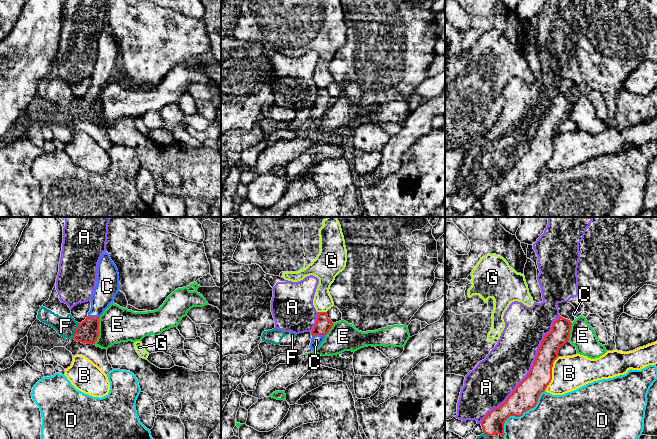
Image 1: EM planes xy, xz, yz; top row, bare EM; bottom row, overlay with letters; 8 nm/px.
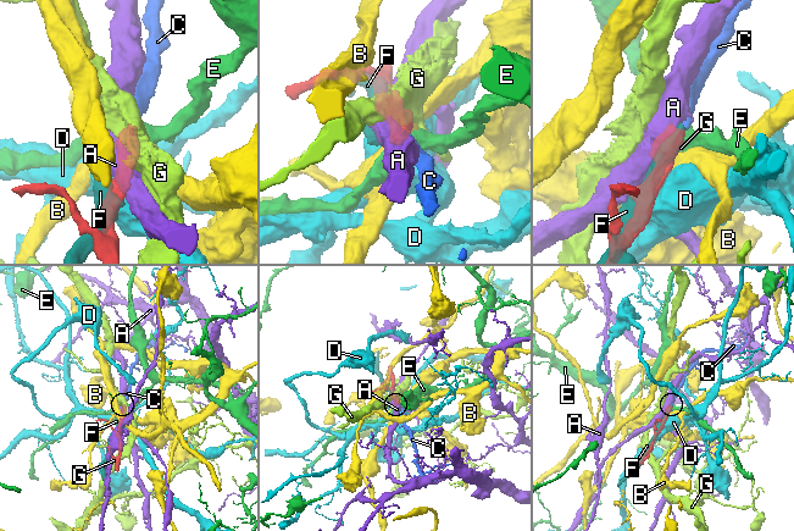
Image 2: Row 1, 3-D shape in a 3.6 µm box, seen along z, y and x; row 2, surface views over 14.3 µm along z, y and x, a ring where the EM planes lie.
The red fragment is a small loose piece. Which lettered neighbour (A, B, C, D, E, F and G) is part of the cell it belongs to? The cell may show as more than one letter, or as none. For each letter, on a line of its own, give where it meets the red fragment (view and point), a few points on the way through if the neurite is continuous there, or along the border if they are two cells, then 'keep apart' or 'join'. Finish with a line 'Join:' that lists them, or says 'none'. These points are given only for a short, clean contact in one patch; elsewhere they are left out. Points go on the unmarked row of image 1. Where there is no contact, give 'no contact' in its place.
A: meets red in yz at (530, 147); keep apart
B: meets red in yz at (551, 150); border along yz (558, 133), (553, 139), (552, 155), (544, 166); keep apart
C: meets red in xz at (319, 110); runs through xz (323, 100), (319, 110), (316, 116); join
D: meets red in yz at (520, 191); keep apart
E: meets red in xy at (98, 107); border along xy (100, 93), (99, 112), (94, 120); keep apart
F: meets red in xy at (75, 107); keep apart
G: meets red in xz at (322, 88); keep apart
Join: C

